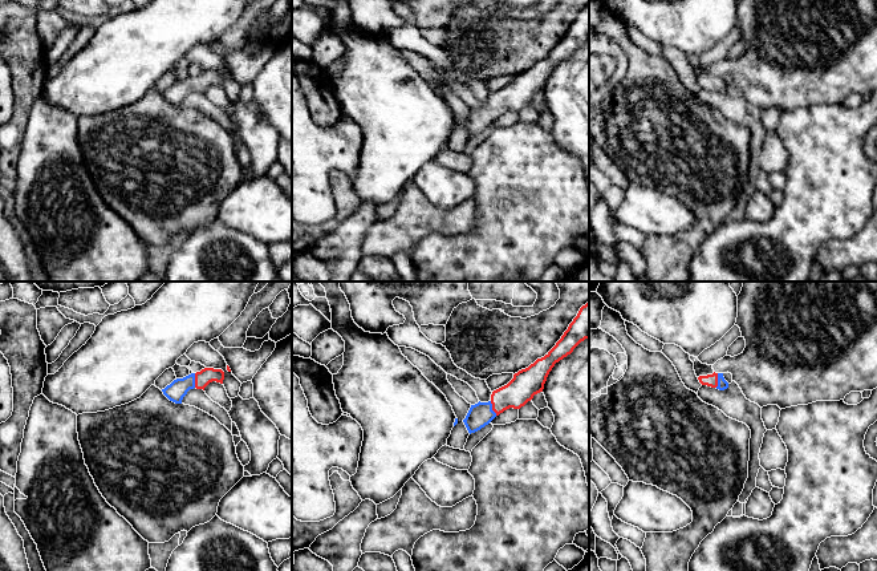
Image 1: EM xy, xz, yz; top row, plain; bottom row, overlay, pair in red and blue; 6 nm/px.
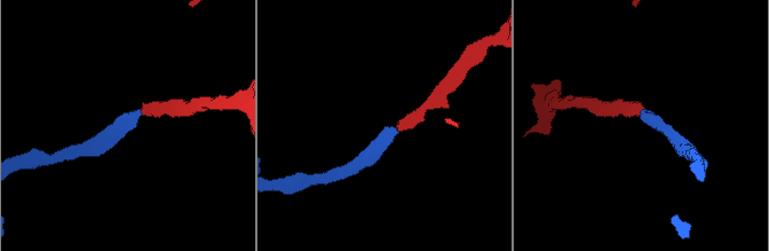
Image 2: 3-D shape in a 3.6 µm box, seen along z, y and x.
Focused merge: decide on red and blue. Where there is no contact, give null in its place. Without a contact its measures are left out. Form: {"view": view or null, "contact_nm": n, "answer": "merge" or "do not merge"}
{"view": "xy", "contact_nm": 90, "answer": "merge"}

